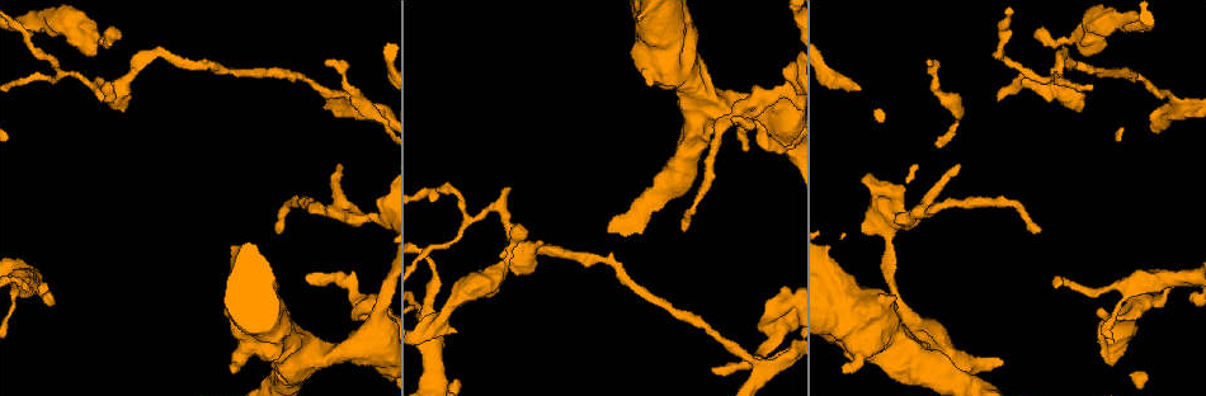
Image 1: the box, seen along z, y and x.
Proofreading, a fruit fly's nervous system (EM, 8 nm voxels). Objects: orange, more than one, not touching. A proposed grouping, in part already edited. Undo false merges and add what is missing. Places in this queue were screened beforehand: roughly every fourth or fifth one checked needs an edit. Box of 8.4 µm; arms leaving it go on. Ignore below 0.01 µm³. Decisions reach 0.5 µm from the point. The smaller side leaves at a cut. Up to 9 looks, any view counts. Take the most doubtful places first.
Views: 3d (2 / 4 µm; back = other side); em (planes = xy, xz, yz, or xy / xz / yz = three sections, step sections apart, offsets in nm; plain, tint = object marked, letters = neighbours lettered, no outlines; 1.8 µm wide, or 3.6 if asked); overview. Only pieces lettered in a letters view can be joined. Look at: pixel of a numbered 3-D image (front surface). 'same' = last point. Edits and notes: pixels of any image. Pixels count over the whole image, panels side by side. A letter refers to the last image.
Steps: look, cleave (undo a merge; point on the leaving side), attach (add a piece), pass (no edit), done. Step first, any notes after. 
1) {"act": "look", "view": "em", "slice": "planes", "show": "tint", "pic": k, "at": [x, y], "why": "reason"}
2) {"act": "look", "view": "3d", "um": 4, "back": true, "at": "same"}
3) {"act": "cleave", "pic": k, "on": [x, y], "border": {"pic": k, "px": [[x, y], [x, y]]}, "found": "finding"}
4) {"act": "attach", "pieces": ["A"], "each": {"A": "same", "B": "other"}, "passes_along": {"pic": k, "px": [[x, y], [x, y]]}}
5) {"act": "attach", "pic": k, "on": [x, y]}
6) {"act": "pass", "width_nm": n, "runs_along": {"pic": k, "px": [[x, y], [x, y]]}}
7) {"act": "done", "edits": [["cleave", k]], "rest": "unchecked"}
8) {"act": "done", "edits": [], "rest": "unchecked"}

{"act": "look", "view": "3d", "um": 2, "pic": 1, "at": [310, 282], "why": "an open end"}

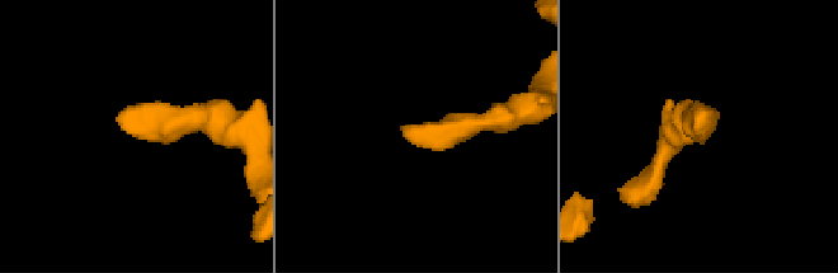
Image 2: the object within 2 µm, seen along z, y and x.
{"act": "look", "view": "em", "slice": "xy", "step": 4, "show": "letters", "pic": 2, "at": [408, 130], "why": "now the EM"}

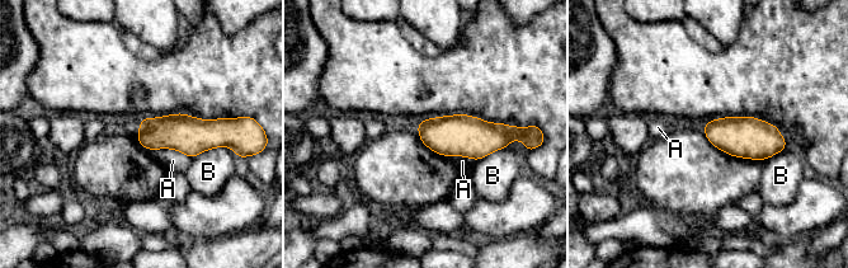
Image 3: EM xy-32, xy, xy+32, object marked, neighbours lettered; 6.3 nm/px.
{"act": "pass", "width_nm": 200, "longest_contact_nm": ["A", 320], "each": {"A": "other", "B": "other"}, "found": "none of them fits"}

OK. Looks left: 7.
{"act": "look", "view": "em", "slice": "yz", "step": 4, "show": "tint", "pic": 1, "at": [762, 372], "why": "a fork"}

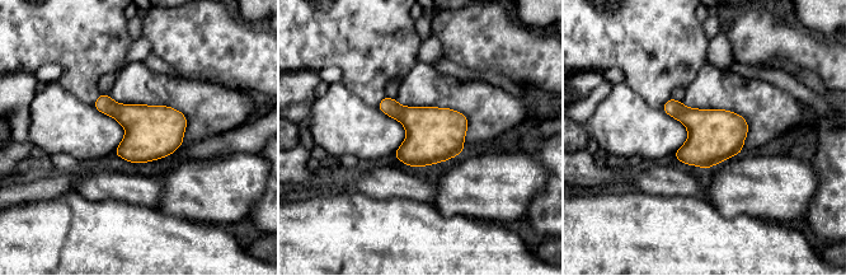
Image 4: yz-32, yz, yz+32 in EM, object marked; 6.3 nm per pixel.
{"act": "look", "view": "em", "slice": "planes", "show": "tint", "at": "same"}

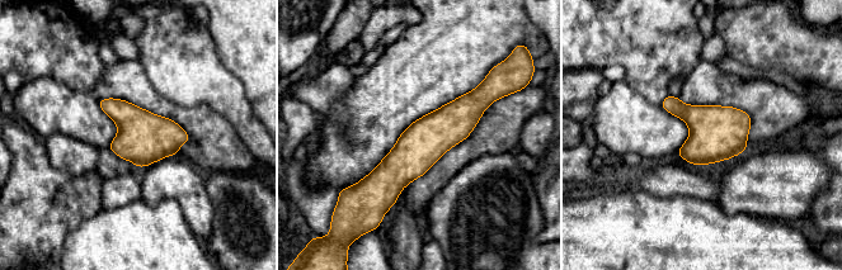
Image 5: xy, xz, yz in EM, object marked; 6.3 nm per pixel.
{"act": "look", "view": "em", "slice": "planes", "show": "letters", "at": "same"}

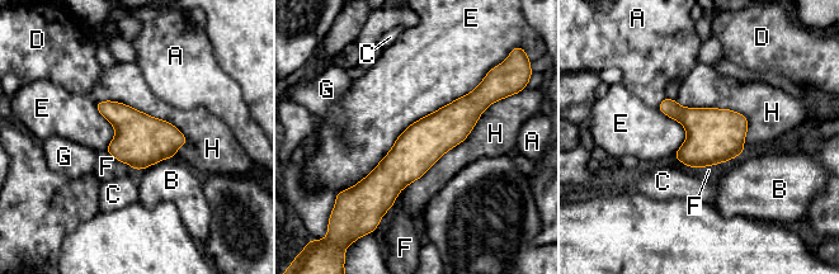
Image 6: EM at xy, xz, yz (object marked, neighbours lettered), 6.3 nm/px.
{"act": "pass", "width_nm": 280, "each": {"A": "other", "B": "other", "C": "other", "D": "other", "E": "other", "F": "other", "G": "other", "H": "other"}, "border": {"pic": 6, "px": [[484, 78], [414, 121], [347, 189]]}, "found": "all the same neuron"}

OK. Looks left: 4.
{"act": "look", "view": "em", "slice": "yz", "step": 8, "show": "letters", "pic": 1, "at": [765, 304]}

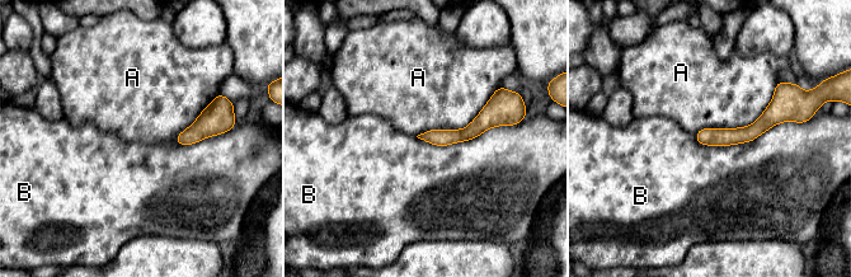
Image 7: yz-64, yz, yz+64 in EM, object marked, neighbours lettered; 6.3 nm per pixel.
{"act": "look", "view": "em", "slice": "planes", "show": "letters", "at": "same"}

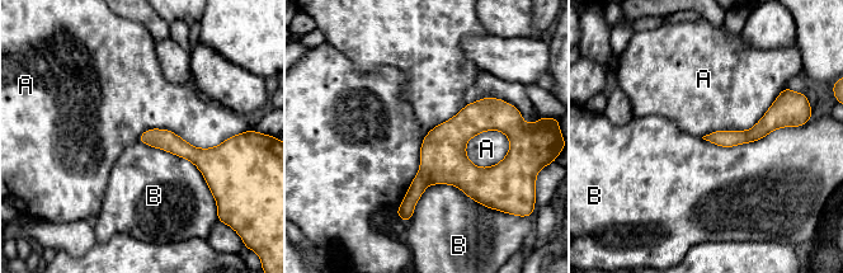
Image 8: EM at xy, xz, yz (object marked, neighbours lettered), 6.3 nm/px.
{"act": "pass", "each": {"A": "other", "B": "other"}, "runs_along": {"pic": 8, "px": [[502, 126], [474, 123], [401, 211]]}, "found": "no lettered piece goes on from it"}

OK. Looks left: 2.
{"act": "look", "view": "em", "um": 3.6, "slice": "xz", "step": 16, "show": "letters", "pic": 1, "at": [375, 333], "why": "thick turns thin"}

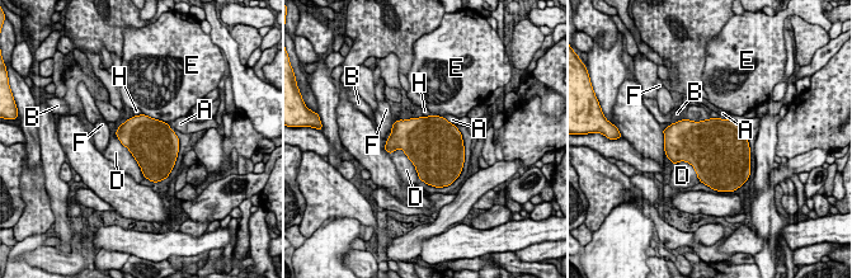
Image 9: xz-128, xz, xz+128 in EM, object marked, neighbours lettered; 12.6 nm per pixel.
{"act": "look", "view": "em", "um": 3.6, "slice": "planes", "show": "letters", "at": "same", "why": "cut it another way"}

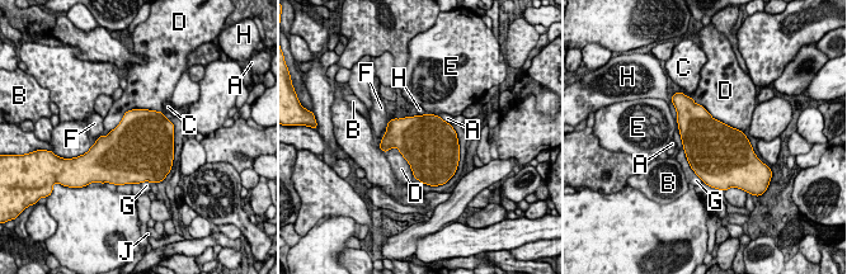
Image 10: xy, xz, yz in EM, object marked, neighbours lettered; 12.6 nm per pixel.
{"act": "pass", "width_nm": 700, "each": {"A": "other", "B": "other", "C": "other", "D": "other", "E": "other", "F": "other", "G": "other", "H": "other", "J": "other"}, "found": "one neuron here"}

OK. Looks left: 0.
{"act": "done", "edits": [], "rest": "unchecked"}

